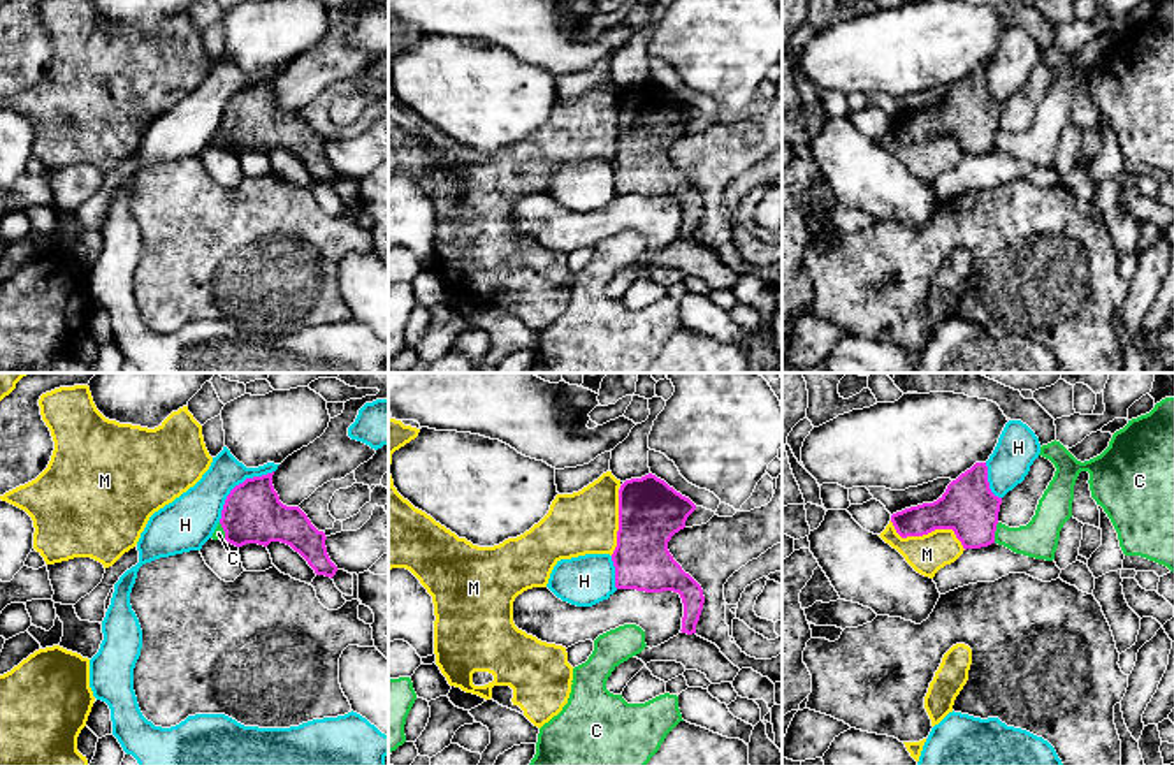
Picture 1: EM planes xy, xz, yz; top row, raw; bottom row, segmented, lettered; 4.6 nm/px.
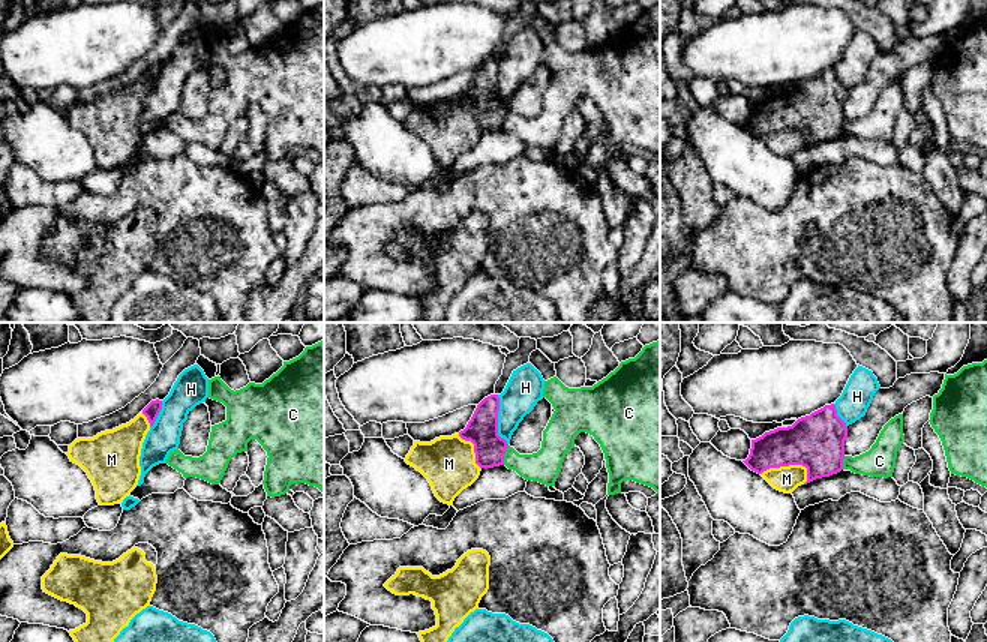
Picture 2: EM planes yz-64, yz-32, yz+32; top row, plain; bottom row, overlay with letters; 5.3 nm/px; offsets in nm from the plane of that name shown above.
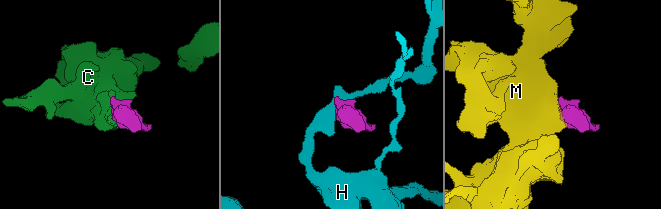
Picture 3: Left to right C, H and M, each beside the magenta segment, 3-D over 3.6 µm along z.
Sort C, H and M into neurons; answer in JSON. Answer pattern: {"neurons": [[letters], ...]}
{"neurons": [["C"], ["H"], ["M"]]}

